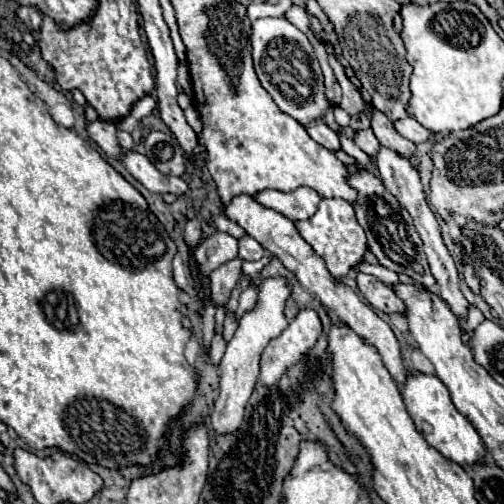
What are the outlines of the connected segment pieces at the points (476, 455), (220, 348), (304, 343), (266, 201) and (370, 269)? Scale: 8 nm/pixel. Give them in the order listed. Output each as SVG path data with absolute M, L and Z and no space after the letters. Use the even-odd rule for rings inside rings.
M408 373L404 383L402 383L402 401L406 405L408 415L414 419L416 429L424 435L424 439L428 441L428 445L432 445L434 449L438 449L444 457L464 465L474 465L478 461L482 461L484 457L484 443L478 435L478 431L474 429L474 425L454 407L448 389L444 387L444 383L434 377L434 375L426 375L426 373Z
M214 335L212 347L210 347L210 363L212 365L220 365L222 355L224 355L224 349L226 349L226 343L224 343L222 335Z
M300 311L290 325L268 343L260 359L260 383L270 387L314 347L318 335L322 333L322 323L316 311Z
M298 187L296 191L290 193L278 193L278 191L258 191L252 195L256 203L262 203L262 207L274 209L280 215L288 217L290 221L300 221L300 219L310 219L320 203L320 195L310 189L310 187Z
M362 261L356 266L356 269L365 274L371 274L379 278L387 285L395 285L396 283L400 283L397 273L390 271L379 264L370 265Z

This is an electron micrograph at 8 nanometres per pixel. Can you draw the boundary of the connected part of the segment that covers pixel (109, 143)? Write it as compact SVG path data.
M96 119L94 123L88 125L88 135L92 141L96 141L100 145L100 149L112 157L112 159L120 159L122 157L122 147L118 145L116 139L116 125L108 123L108 121L100 121Z

